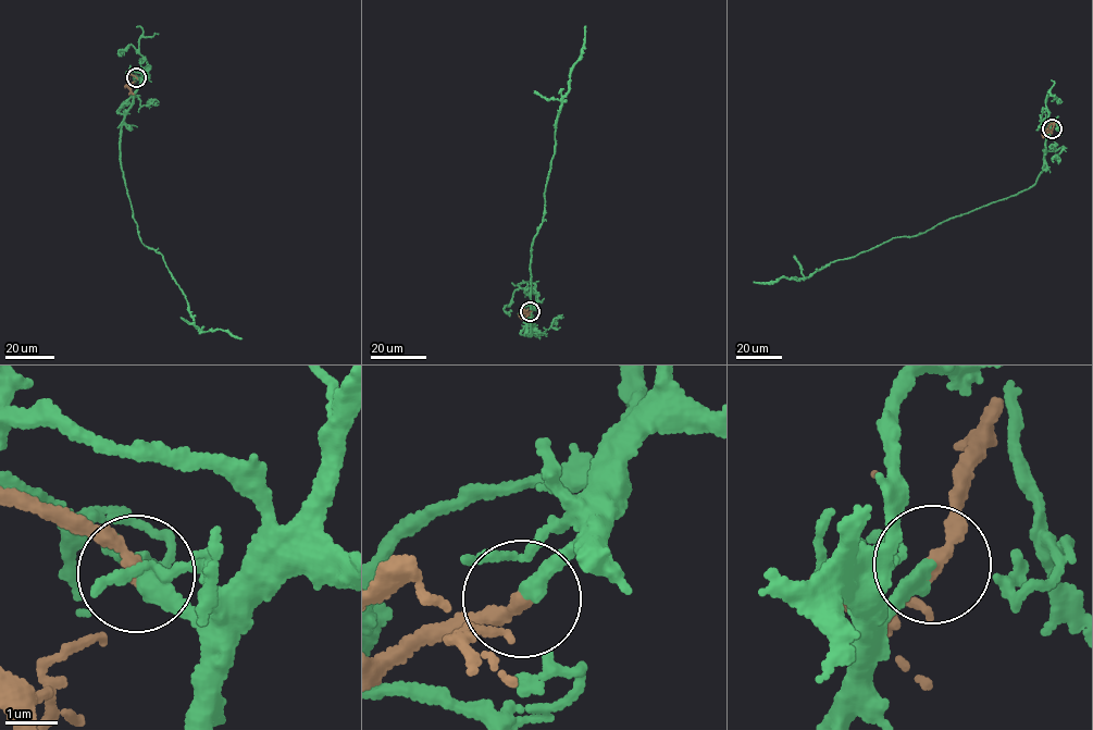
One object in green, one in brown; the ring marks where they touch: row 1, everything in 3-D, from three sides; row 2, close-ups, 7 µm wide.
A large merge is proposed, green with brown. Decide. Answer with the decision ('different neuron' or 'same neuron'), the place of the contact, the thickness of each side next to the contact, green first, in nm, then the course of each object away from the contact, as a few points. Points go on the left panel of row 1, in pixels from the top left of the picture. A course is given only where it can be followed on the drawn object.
same neuron | (136, 77) | 240/220 nm | green via (136, 78), (120, 140), (141, 242), (163, 258), (197, 329), (241, 338) | brown via (136, 78), (129, 74), (125, 87), (135, 82)

